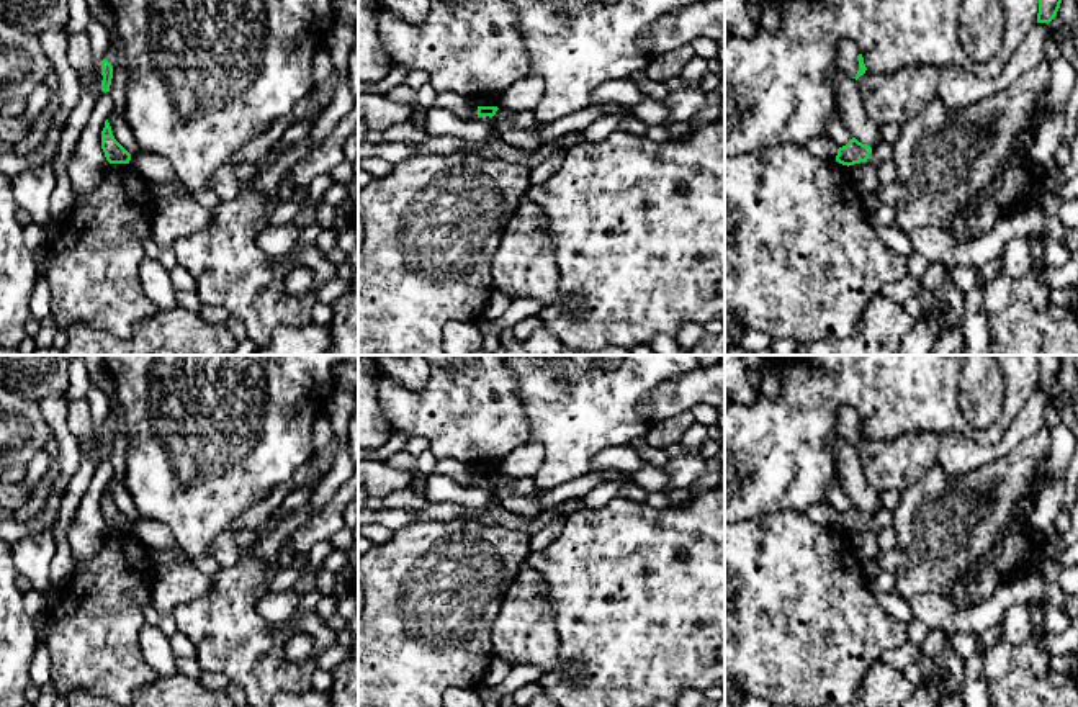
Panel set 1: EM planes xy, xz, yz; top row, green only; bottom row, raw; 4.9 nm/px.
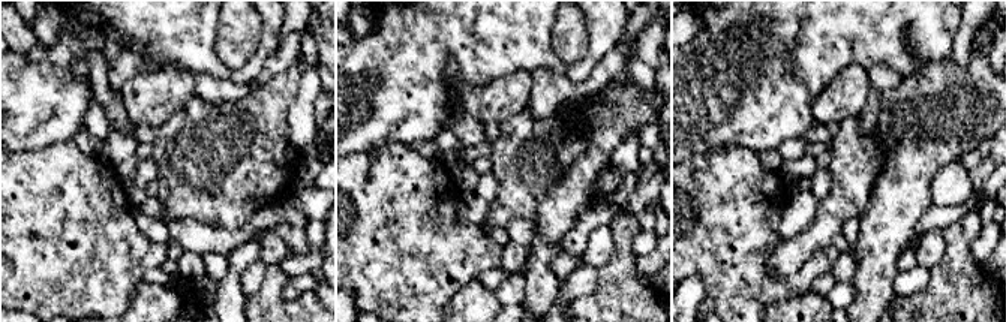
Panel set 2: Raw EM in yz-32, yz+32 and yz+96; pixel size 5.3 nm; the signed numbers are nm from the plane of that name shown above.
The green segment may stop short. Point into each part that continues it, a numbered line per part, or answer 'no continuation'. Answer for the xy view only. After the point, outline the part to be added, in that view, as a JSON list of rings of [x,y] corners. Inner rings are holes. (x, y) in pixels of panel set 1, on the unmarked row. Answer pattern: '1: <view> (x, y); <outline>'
no continuation

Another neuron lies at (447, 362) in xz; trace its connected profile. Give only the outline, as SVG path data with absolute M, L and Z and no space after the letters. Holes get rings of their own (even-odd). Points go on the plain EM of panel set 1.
M424 355L424 358L432 367L440 367L440 368L447 368L447 370L460 367L463 362L463 355Z

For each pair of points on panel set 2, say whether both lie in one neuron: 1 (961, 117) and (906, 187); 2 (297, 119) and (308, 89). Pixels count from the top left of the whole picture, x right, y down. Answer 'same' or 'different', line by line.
1: same
2: same

